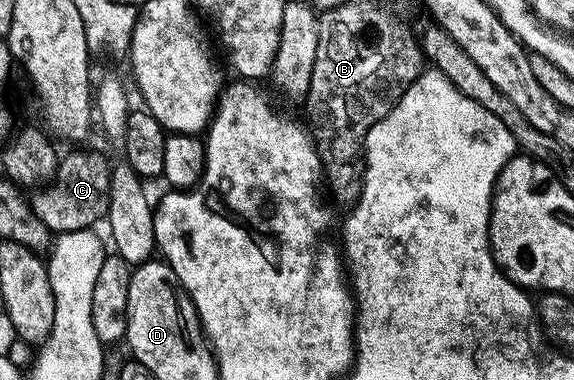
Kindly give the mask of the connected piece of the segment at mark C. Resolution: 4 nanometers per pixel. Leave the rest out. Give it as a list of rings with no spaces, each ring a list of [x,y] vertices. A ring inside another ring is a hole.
[[[76,147],[73,153],[64,153],[56,168],[56,179],[51,185],[41,188],[31,198],[32,209],[44,221],[53,234],[59,235],[91,229],[108,211],[108,193],[112,189],[112,169],[100,153],[92,149]],[[36,197],[36,198],[34,198]]]

